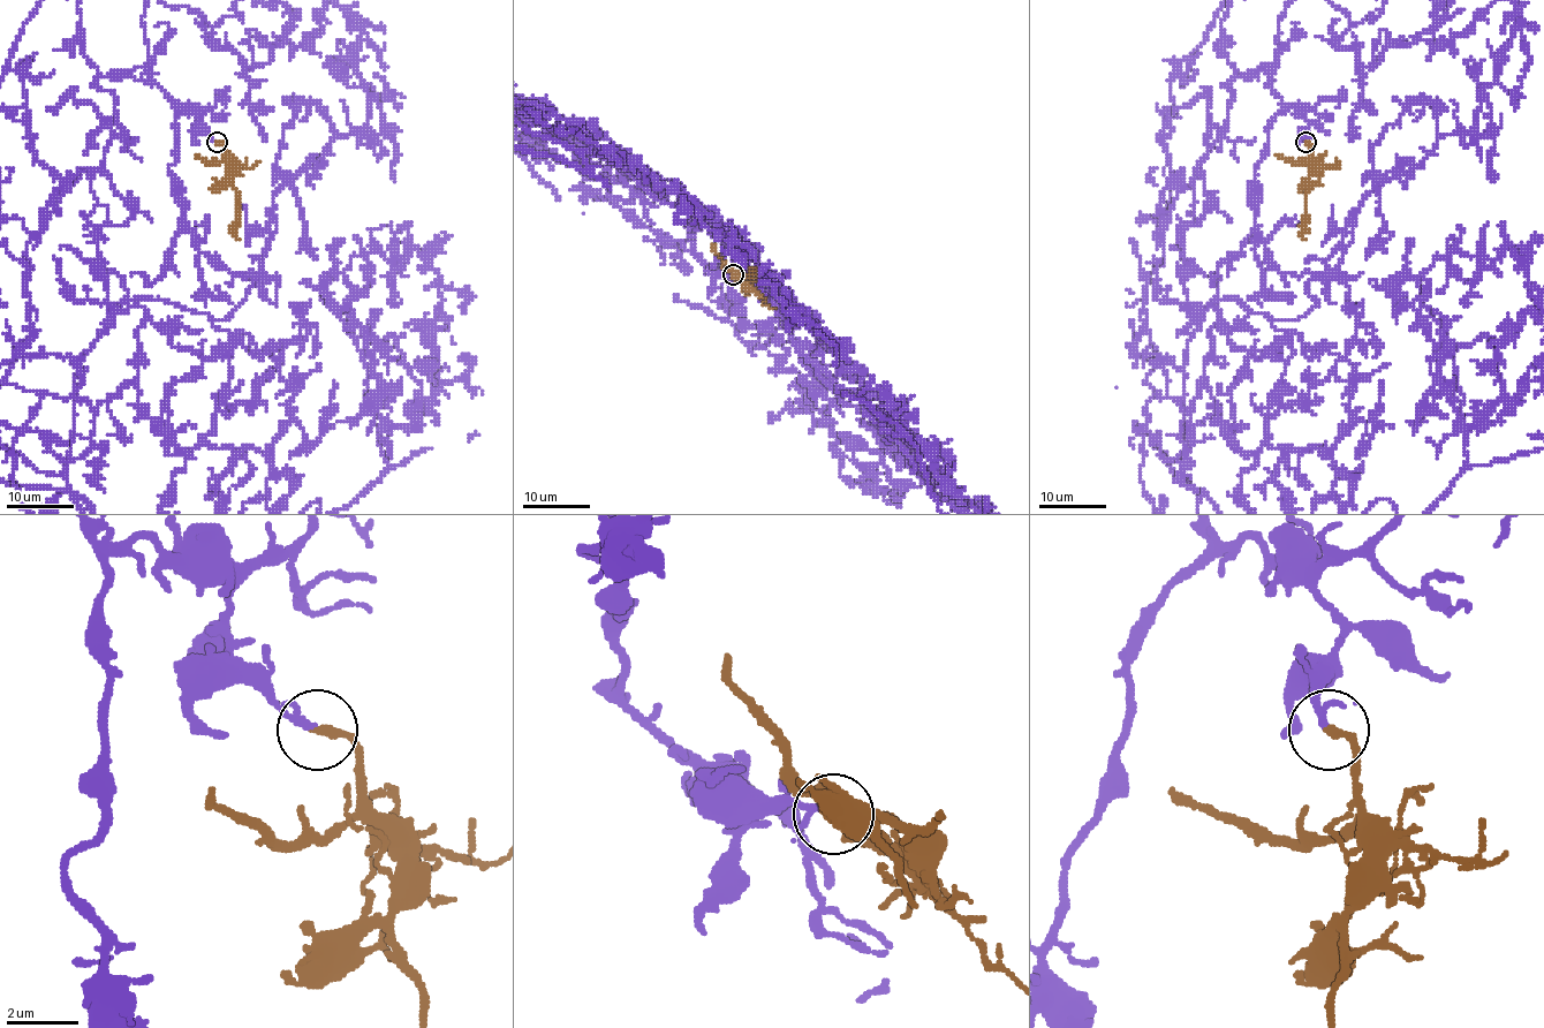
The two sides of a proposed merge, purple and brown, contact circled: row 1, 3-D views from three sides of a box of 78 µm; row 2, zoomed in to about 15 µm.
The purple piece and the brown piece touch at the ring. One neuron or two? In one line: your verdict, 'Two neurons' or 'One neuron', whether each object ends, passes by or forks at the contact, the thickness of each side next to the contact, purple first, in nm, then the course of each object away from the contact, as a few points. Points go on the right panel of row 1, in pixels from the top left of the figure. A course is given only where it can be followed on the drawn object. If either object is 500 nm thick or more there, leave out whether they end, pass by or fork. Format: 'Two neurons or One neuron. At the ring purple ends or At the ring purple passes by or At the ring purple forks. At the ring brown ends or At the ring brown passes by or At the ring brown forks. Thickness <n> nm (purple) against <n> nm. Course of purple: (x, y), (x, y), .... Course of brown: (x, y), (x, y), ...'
One neuron. At the ring purple passes by. At the ring brown ends. Thickness 140 nm (purple) against 280 nm. Course of brown: (1307, 142), (1311, 146), (1311, 171), (1307, 193), (1307, 223), (1301, 236), (1304, 239)

